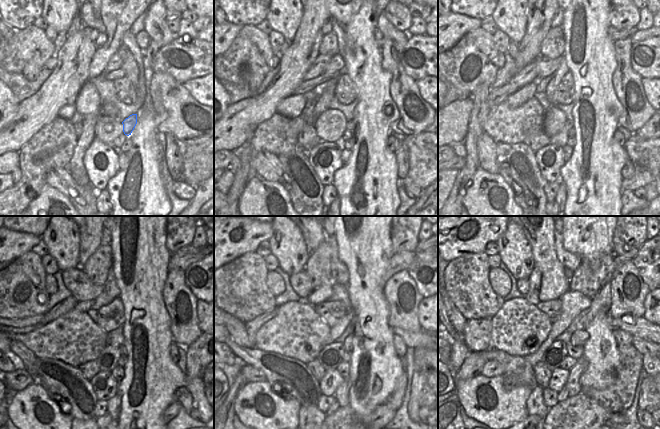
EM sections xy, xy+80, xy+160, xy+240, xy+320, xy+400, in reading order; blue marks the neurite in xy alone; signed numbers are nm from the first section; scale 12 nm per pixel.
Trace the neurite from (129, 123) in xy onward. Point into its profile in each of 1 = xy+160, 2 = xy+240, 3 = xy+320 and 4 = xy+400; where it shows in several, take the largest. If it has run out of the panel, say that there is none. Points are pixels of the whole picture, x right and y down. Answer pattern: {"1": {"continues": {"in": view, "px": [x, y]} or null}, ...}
{"1": {"continues": {"in": "xy+160", "px": [560, 139]}}, "2": {"continues": {"in": "xy+240", "px": [109, 357]}}, "3": {"continues": {"in": "xy+320", "px": [330, 357]}}, "4": {"continues": {"in": "xy+400", "px": [553, 357]}}}

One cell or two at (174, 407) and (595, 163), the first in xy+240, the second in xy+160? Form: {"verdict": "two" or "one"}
{"verdict": "two"}

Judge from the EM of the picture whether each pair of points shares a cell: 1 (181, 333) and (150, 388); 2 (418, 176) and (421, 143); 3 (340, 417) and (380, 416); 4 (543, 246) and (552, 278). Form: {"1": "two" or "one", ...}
{"1": "two", "2": "one", "3": "one", "4": "one"}

